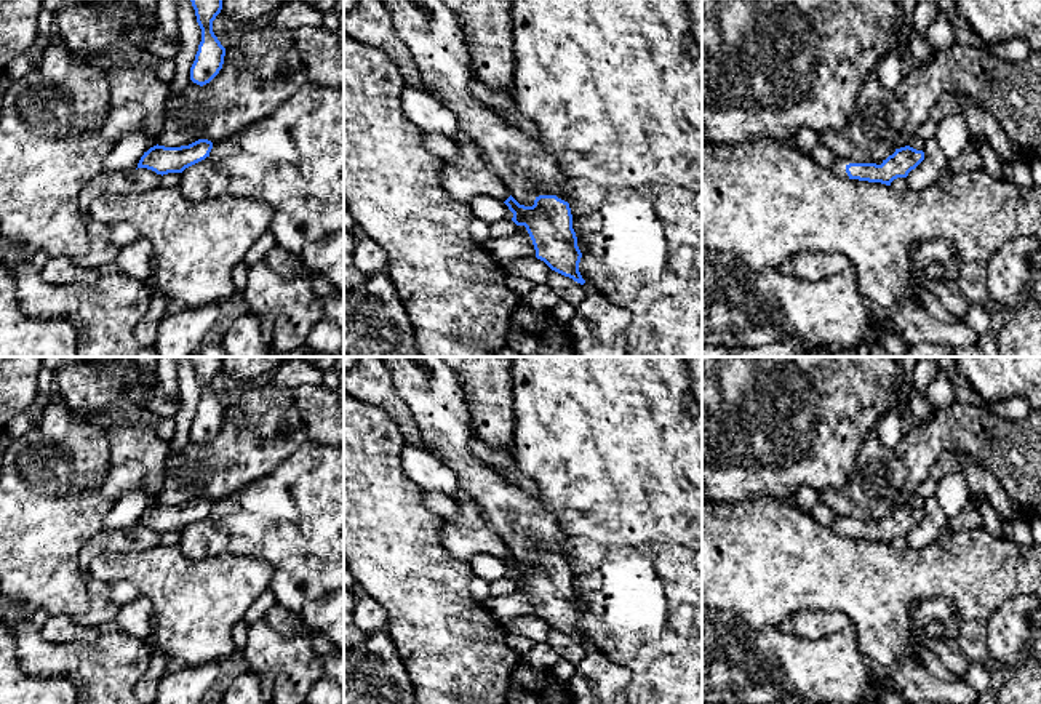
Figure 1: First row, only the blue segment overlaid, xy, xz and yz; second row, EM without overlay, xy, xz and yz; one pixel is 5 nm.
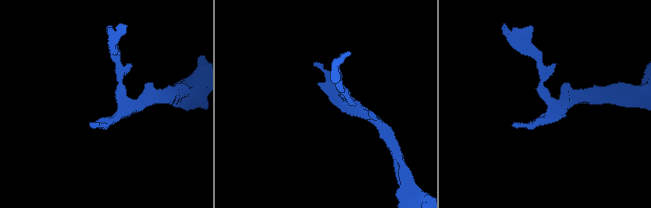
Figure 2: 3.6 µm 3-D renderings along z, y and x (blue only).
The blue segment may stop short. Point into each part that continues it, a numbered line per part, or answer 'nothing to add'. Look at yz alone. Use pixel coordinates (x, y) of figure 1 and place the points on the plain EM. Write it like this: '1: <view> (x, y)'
1: yz (838, 527)

